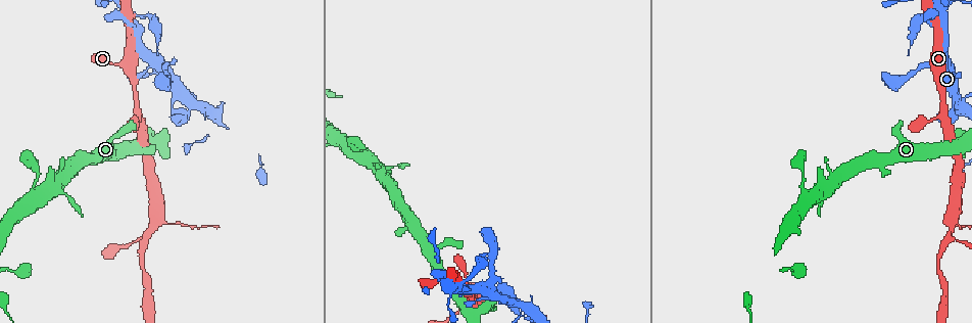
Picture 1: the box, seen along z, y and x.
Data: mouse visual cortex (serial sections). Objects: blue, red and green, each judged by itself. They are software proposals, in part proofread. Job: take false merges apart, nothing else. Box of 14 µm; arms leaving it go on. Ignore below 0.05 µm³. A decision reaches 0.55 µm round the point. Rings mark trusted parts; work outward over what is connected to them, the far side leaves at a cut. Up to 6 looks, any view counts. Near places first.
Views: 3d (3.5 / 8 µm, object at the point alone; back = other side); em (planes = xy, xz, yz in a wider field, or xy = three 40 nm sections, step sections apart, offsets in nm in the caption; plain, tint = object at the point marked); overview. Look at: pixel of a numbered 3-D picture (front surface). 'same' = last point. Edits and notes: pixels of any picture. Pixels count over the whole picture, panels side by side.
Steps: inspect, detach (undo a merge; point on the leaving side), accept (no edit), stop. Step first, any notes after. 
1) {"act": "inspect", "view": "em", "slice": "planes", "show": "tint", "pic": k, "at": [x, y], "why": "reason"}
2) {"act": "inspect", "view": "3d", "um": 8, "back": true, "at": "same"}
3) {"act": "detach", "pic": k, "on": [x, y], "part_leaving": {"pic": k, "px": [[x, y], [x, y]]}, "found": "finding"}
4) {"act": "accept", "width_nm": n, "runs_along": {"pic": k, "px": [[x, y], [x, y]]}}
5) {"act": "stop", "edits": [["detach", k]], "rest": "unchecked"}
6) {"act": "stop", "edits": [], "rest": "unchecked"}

{"act": "inspect", "view": "3d", "um": 3.5, "pic": 1, "at": [151, 62], "why": "four or more arms meet"}

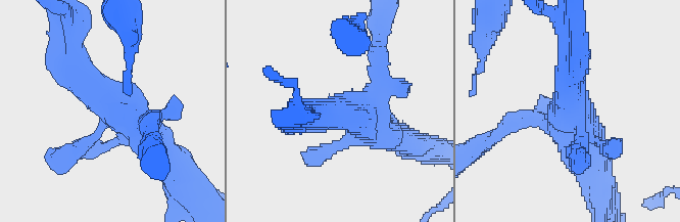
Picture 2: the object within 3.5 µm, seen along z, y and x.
{"act": "inspect", "view": "em", "slice": "planes", "show": "tint", "pic": 2, "at": [341, 115]}

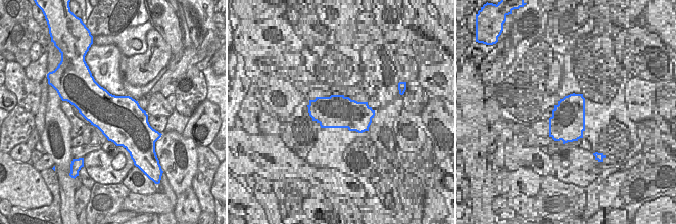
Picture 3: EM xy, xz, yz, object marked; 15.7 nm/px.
{"act": "inspect", "view": "em", "slice": "xy", "step": 2, "show": "tint", "at": "same", "why": "another direction"}

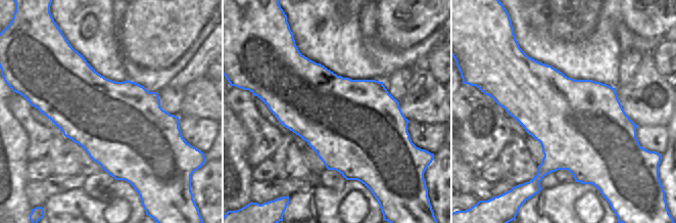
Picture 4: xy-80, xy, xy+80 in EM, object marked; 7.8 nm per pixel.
{"act": "accept", "runs_along": {"pic": 2, "px": [[293, 124], [359, 114], [394, 139]]}, "found": "one cell here"}

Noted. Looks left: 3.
{"act": "inspect", "view": "3d", "um": 3.5, "pic": 1, "at": [938, 12], "why": "sharp bend"}

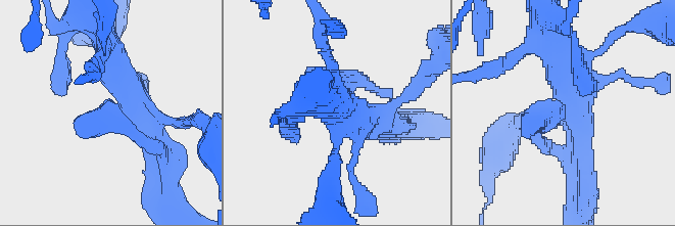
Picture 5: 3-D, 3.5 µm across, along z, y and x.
{"act": "inspect", "view": "em", "slice": "xy", "step": 5, "show": "tint", "pic": 5, "at": [562, 107]}

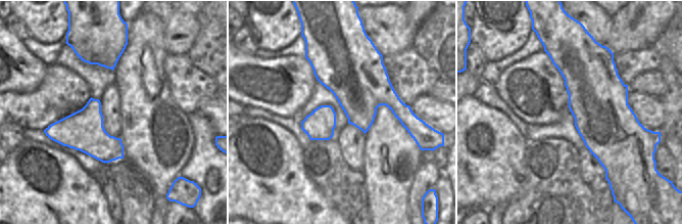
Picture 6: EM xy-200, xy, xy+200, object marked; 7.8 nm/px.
{"act": "accept", "width_nm": 400, "runs_along": {"pic": 5, "px": [[377, 128], [304, 76]]}, "found": "all the same cell"}

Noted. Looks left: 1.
{"act": "stop", "edits": [], "rest": "unchecked"}

